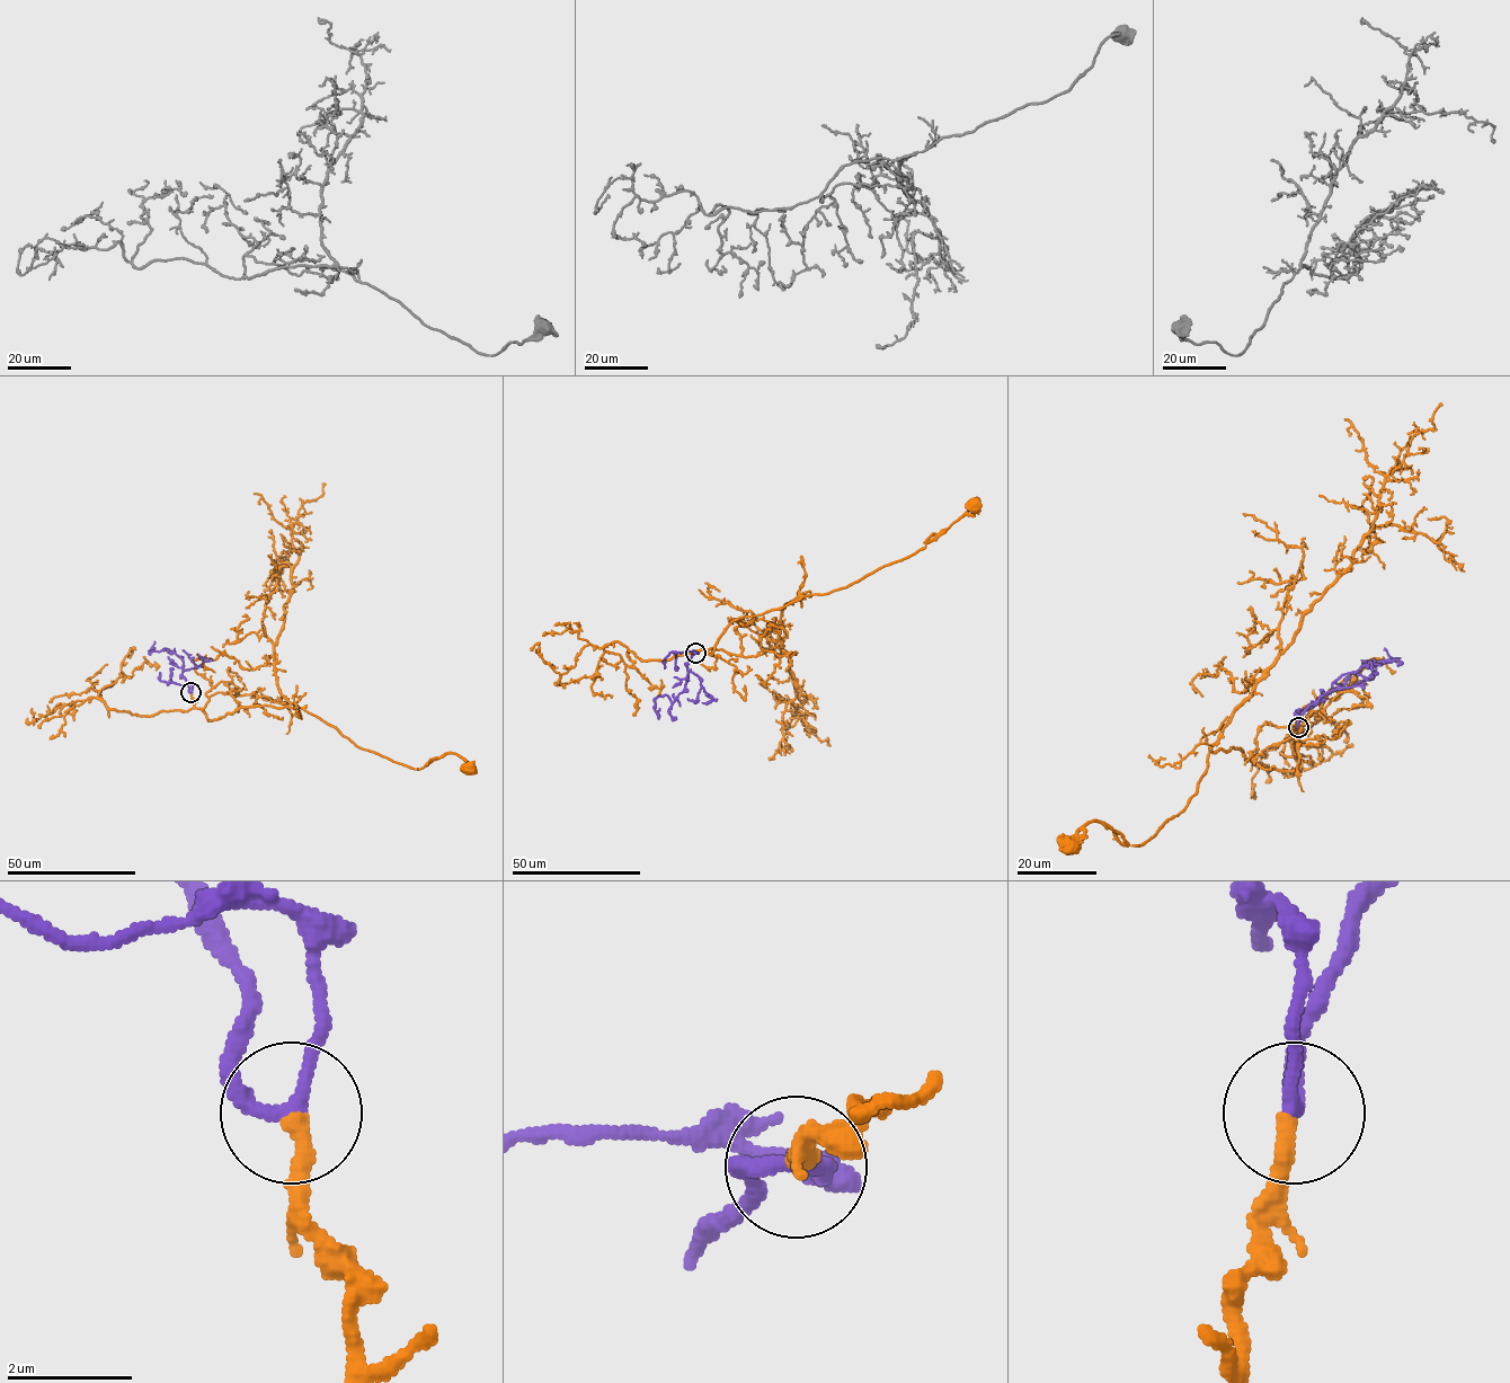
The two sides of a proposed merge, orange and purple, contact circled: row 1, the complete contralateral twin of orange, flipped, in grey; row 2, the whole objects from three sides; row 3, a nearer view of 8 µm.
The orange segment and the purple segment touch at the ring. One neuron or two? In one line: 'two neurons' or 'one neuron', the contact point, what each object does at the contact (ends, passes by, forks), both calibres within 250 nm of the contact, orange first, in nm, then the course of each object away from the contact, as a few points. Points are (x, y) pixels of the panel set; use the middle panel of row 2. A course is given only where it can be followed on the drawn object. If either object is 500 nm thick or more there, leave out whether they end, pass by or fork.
one neuron; place (695, 653); orange ends; purple passes by; calibres 300 and 240 nm; course orange (695, 653), (711, 654), (734, 620), (782, 608), (802, 596), (845, 587), (914, 553), (975, 505); course purple (695, 653), (686, 664), (684, 690), (673, 702), (667, 696), (658, 696), (655, 710), (659, 708)

